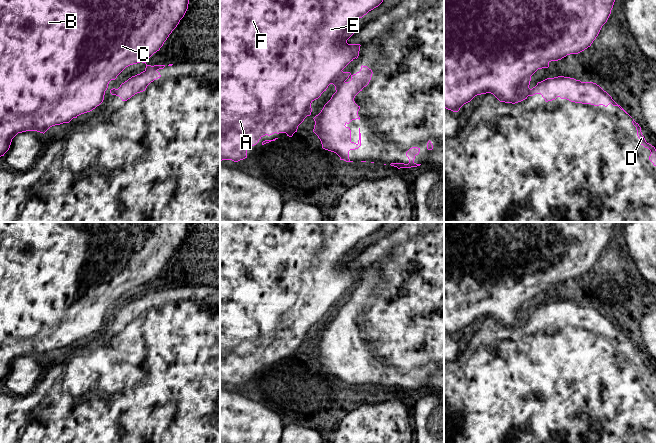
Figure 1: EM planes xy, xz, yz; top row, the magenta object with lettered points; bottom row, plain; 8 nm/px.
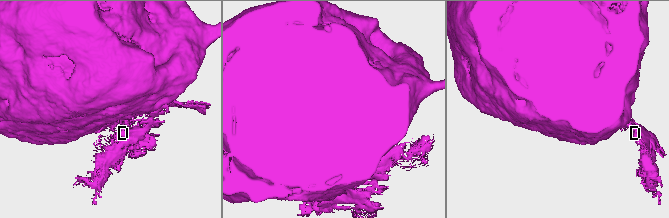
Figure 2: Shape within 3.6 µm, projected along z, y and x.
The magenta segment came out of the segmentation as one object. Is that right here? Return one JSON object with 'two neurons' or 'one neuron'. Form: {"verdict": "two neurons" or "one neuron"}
{"verdict": "two neurons"}

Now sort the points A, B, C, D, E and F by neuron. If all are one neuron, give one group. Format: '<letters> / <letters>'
A B C E F / D

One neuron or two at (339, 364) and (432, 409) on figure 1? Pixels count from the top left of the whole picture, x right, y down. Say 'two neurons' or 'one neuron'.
two neurons

